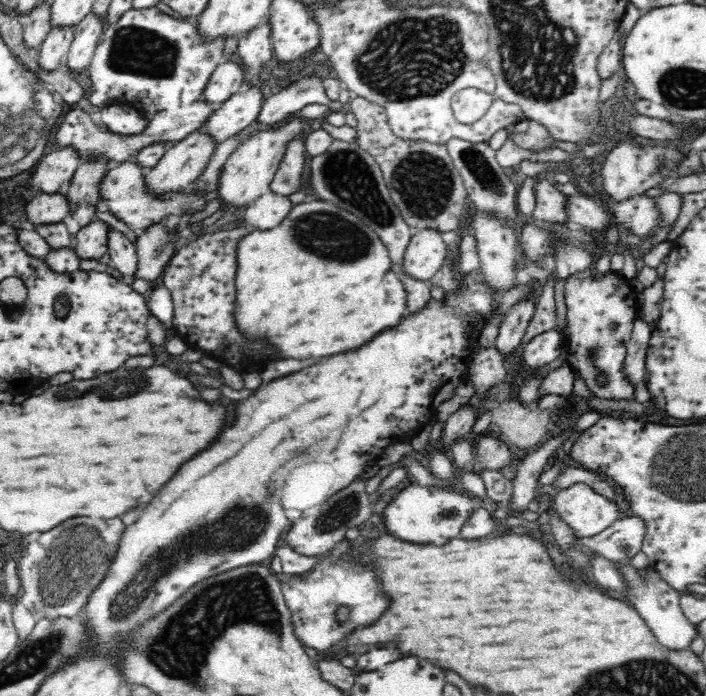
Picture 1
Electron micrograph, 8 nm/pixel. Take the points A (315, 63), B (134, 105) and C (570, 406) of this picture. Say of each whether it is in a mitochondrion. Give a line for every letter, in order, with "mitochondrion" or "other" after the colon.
A: other
B: other
C: other

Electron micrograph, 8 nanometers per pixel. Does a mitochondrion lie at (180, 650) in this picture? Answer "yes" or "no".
yes

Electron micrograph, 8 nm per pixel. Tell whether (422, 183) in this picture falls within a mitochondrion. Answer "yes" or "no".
yes

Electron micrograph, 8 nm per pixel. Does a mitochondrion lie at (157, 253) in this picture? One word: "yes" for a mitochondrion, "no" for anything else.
yes

